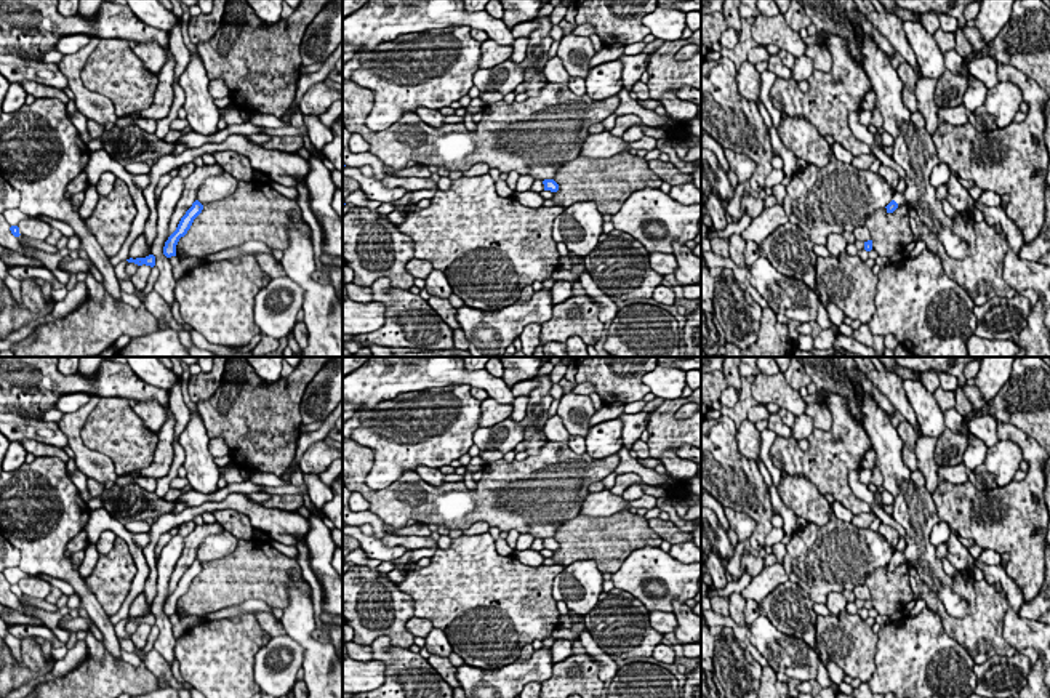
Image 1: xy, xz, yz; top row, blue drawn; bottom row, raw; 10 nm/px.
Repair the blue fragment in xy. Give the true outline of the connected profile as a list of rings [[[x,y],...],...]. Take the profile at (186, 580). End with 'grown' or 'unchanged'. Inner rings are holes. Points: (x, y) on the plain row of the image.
[[[195,559],[192,565],[186,570],[186,573],[181,576],[176,589],[165,600],[163,613],[166,616],[176,615],[176,604],[179,597],[187,592],[194,578],[202,572],[202,568],[203,568],[203,564],[198,559]]] | unchanged

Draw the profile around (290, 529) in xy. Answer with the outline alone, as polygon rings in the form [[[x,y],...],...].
[[[230,493],[222,501],[206,501],[200,506],[186,507],[179,514],[163,514],[152,524],[149,530],[150,541],[142,549],[150,570],[142,591],[149,607],[157,596],[157,560],[154,549],[158,538],[171,528],[194,520],[195,515],[214,511],[238,511],[250,519],[253,528],[267,533],[274,541],[287,546],[306,544],[306,535],[311,527],[309,520],[298,512],[264,507],[261,503],[253,503],[246,493]]]

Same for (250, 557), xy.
[[[238,540],[226,557],[203,562],[202,572],[176,604],[178,616],[203,616],[259,599],[272,608],[287,608],[290,589],[312,597],[298,560],[288,559],[261,540]]]

